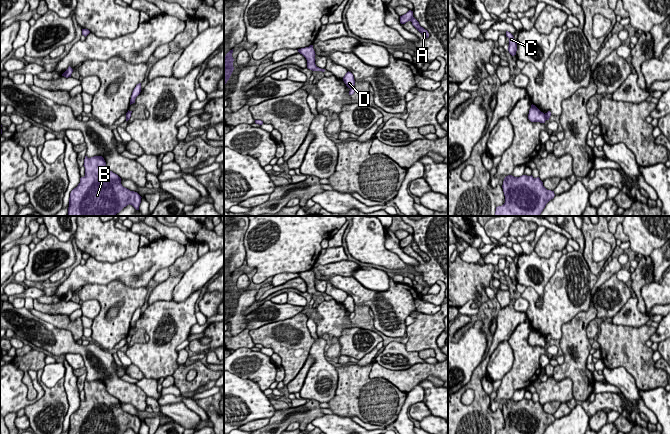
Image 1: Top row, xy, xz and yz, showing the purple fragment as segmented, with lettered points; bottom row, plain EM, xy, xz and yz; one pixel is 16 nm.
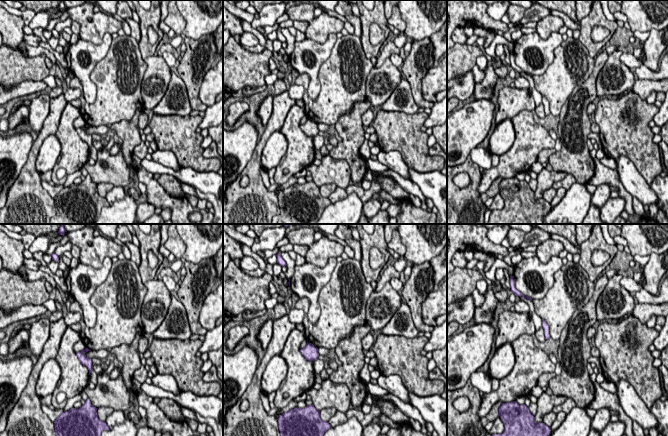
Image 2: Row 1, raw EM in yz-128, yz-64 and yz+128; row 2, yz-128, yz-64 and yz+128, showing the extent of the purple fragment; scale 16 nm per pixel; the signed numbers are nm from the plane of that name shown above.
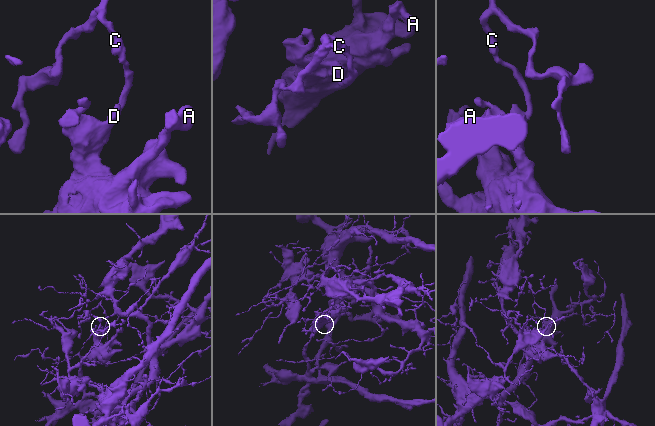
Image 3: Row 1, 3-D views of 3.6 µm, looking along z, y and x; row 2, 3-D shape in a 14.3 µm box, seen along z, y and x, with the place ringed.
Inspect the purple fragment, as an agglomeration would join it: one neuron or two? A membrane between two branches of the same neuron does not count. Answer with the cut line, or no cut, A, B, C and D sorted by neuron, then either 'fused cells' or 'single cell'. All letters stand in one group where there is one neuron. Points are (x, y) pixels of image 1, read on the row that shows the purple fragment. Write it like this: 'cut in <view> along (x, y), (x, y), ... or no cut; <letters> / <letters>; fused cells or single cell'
cut in yz along (544, 114), (546, 119); A B D / C; fused cells

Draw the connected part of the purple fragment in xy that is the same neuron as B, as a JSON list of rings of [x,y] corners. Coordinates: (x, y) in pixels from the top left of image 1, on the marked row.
[[[85,156],[83,166],[85,176],[70,193],[68,216],[115,216],[129,204],[139,210],[142,197],[122,186],[121,178],[107,168],[102,156]]]

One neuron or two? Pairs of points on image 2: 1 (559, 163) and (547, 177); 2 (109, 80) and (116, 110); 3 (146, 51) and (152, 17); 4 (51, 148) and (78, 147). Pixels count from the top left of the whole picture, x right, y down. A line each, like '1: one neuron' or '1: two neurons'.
1: two neurons
2: one neuron
3: one neuron
4: two neurons

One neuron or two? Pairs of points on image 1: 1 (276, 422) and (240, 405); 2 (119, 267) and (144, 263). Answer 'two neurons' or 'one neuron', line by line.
1: two neurons
2: one neuron

